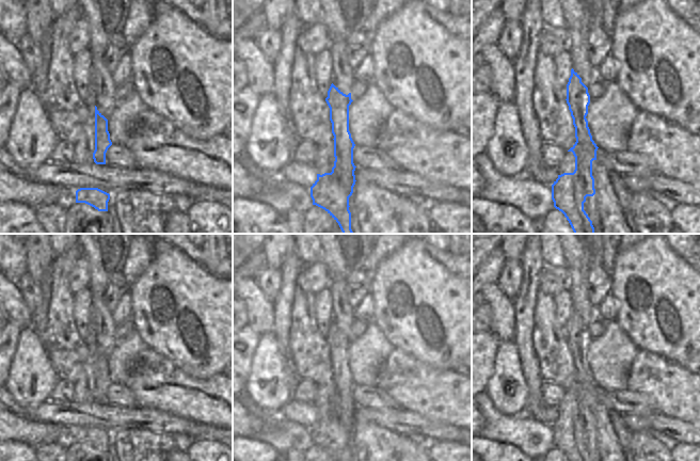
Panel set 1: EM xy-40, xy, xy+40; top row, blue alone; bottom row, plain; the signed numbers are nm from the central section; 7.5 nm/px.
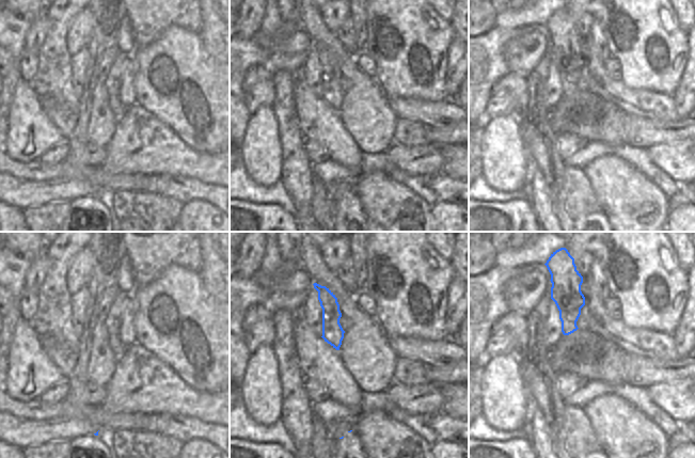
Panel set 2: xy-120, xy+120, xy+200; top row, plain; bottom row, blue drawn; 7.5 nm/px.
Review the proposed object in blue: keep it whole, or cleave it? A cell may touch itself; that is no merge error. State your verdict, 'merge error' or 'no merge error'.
merge error

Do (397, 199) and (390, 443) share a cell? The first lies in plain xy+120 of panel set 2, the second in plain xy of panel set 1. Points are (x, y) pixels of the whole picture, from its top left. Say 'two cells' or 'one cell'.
two cells

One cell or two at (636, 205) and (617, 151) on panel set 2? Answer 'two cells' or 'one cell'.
two cells

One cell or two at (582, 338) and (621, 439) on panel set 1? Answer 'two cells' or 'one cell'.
two cells

